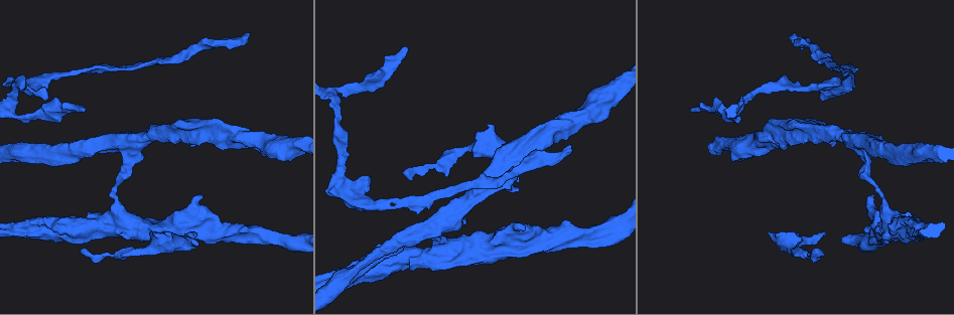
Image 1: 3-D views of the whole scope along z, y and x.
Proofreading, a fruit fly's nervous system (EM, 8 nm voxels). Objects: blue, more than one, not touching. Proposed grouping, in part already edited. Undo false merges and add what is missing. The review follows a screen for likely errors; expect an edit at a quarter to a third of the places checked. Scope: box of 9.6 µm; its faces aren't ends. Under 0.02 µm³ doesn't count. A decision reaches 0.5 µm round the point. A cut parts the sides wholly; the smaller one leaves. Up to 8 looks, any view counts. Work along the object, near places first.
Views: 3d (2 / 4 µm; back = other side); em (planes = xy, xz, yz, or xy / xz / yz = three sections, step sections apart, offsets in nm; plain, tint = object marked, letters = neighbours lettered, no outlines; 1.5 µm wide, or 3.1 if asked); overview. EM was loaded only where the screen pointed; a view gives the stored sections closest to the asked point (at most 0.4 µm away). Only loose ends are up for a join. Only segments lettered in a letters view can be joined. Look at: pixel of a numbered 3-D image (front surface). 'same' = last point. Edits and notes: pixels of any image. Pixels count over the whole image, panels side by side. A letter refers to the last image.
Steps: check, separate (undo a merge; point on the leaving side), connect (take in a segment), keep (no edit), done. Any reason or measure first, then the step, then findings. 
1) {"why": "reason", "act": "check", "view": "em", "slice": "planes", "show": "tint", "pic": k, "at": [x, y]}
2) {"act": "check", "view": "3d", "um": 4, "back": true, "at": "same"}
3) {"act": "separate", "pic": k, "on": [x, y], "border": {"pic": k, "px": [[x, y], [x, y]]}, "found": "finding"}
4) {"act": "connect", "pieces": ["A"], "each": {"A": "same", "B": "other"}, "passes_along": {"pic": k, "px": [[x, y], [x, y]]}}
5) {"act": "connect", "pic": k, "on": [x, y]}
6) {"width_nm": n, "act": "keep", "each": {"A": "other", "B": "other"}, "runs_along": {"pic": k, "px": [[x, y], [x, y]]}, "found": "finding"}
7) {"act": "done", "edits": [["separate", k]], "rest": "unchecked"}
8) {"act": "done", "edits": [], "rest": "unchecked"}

{"why": "three-way junction", "act": "check", "view": "em", "slice": "yz", "step": 4, "show": "tint", "pic": 1, "at": [13, 98]}

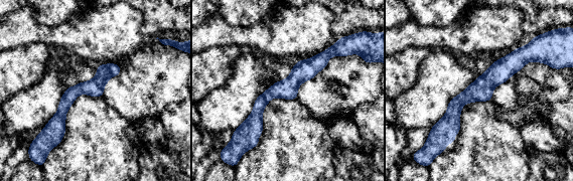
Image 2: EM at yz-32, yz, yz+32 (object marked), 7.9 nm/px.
{"why": "what lies round it", "act": "check", "view": "em", "slice": "yz", "step": 4, "show": "letters", "at": "same"}

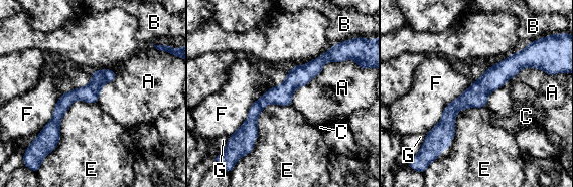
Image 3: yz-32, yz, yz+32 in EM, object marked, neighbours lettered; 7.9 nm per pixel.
{"longest_contact_nm": ["A", 550], "act": "keep", "each": {"A": "other", "B": "other", "C": "other", "E": "other", "F": "other", "G": "other"}, "border": {"pic": 3, "px": [[344, 60], [327, 61], [291, 104]]}, "found": "one neuron here"}

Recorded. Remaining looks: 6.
{"why": "free end", "act": "check", "view": "em", "slice": "xz", "step": 4, "show": "letters", "pic": 1, "at": [80, 110]}

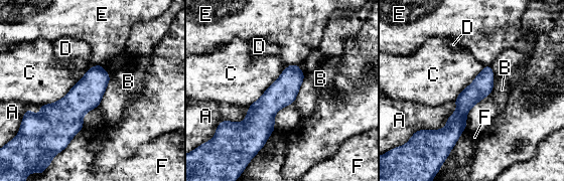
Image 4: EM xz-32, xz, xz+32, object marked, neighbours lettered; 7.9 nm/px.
{"why": "another direction", "act": "check", "view": "em", "slice": "planes", "show": "letters", "at": "same"}

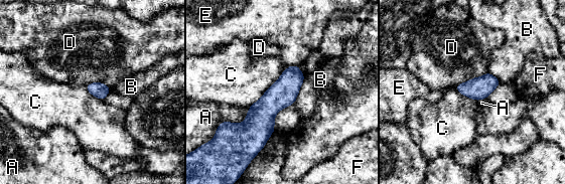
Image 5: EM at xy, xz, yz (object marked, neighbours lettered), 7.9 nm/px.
{"act": "keep", "each": {"A": "other", "B": "other", "C": "other", "D": "other", "E": "other", "F": "other"}, "found": "no lettered segment goes on from it"}

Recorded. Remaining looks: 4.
{"why": "narrows sharply", "act": "check", "view": "em", "slice": "xz", "step": 8, "show": "tint", "pic": 1, "at": [111, 256]}

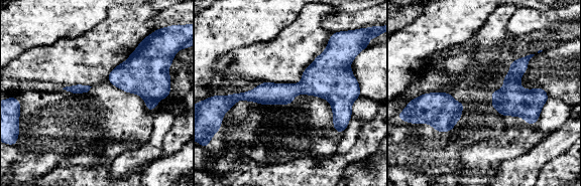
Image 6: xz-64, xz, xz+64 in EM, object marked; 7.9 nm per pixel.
{"act": "check", "view": "em", "slice": "planes", "show": "letters", "at": "same"}

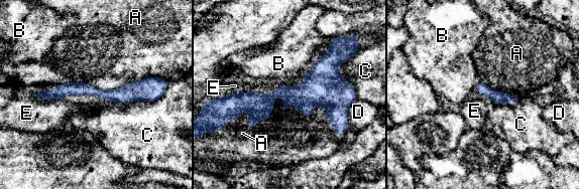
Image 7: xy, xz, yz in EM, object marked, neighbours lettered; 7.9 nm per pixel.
{"act": "keep", "each": {"A": "other", "B": "other", "C": "other", "D": "other", "E": "other"}, "found": "continuous, no second neuron"}

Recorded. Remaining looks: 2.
{"act": "done", "edits": [], "rest": "unchecked"}

